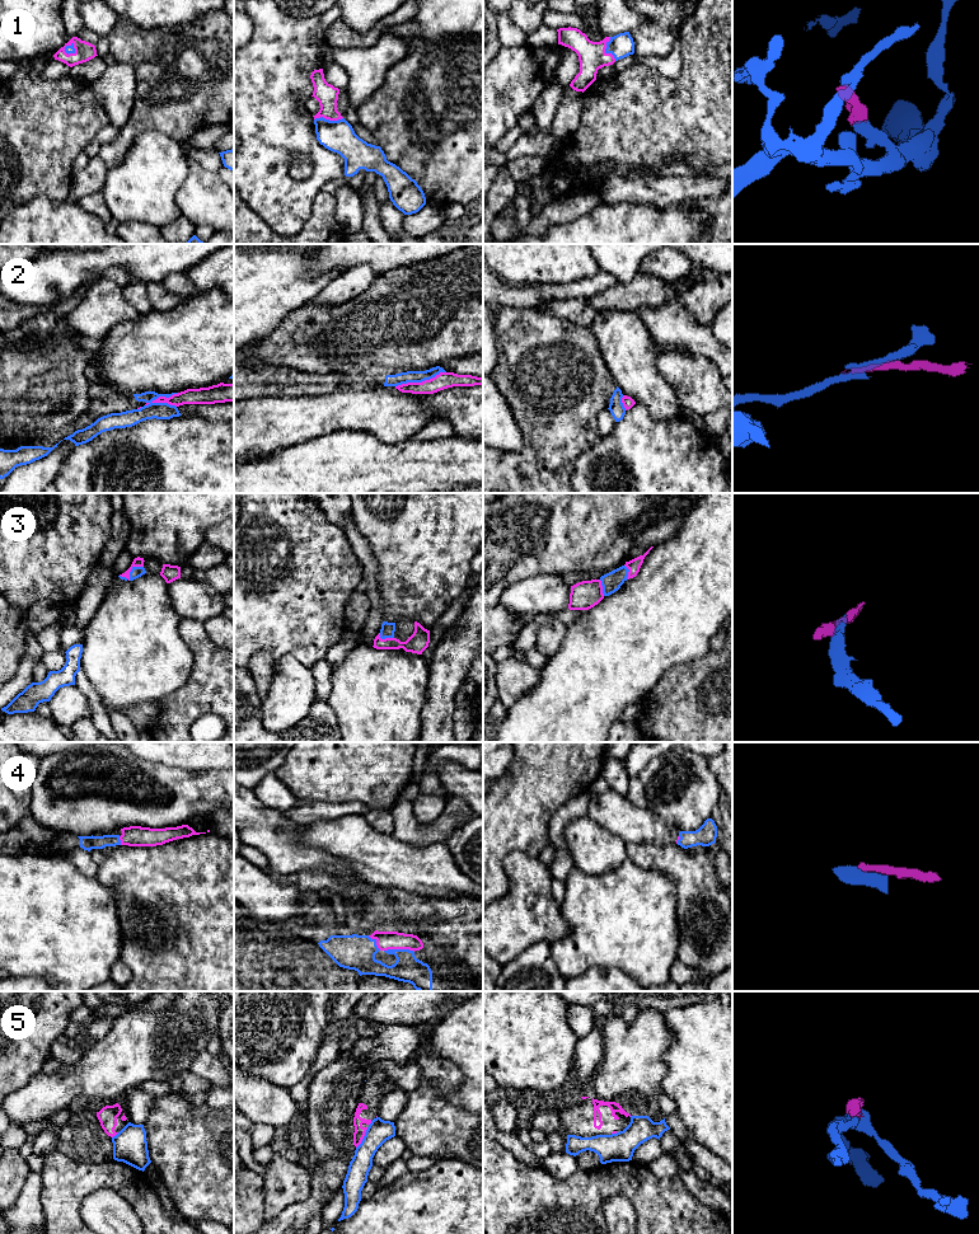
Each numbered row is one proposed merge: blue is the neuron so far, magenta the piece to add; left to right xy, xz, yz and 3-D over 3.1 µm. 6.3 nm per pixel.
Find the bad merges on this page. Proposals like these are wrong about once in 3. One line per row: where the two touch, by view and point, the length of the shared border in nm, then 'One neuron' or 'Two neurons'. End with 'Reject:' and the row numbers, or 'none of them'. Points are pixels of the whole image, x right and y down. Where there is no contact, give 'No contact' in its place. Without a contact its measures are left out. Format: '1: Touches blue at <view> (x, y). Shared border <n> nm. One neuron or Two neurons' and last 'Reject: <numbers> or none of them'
1: Touches blue at yz (605, 50). Shared border 160 nm. One neuron
2: Touches blue at xy (162, 395). Shared border 240 nm. Two neurons
3: Touches blue at xy (130, 572). Shared border 170 nm. One neuron
4: Touches blue at xz (399, 949). Shared border 190 nm. One neuron
5: Touches blue at xz (364, 1138). Shared border 150 nm. Two neurons
Reject: 2, 5

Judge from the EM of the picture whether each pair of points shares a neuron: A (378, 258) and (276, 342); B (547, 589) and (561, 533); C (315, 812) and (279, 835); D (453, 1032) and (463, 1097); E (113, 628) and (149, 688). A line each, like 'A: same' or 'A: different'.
A: different
B: different
C: different
D: same
E: same

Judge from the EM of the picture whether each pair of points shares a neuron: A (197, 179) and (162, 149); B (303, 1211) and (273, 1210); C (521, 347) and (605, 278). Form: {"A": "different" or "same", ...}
{"A": "different", "B": "different", "C": "different"}

